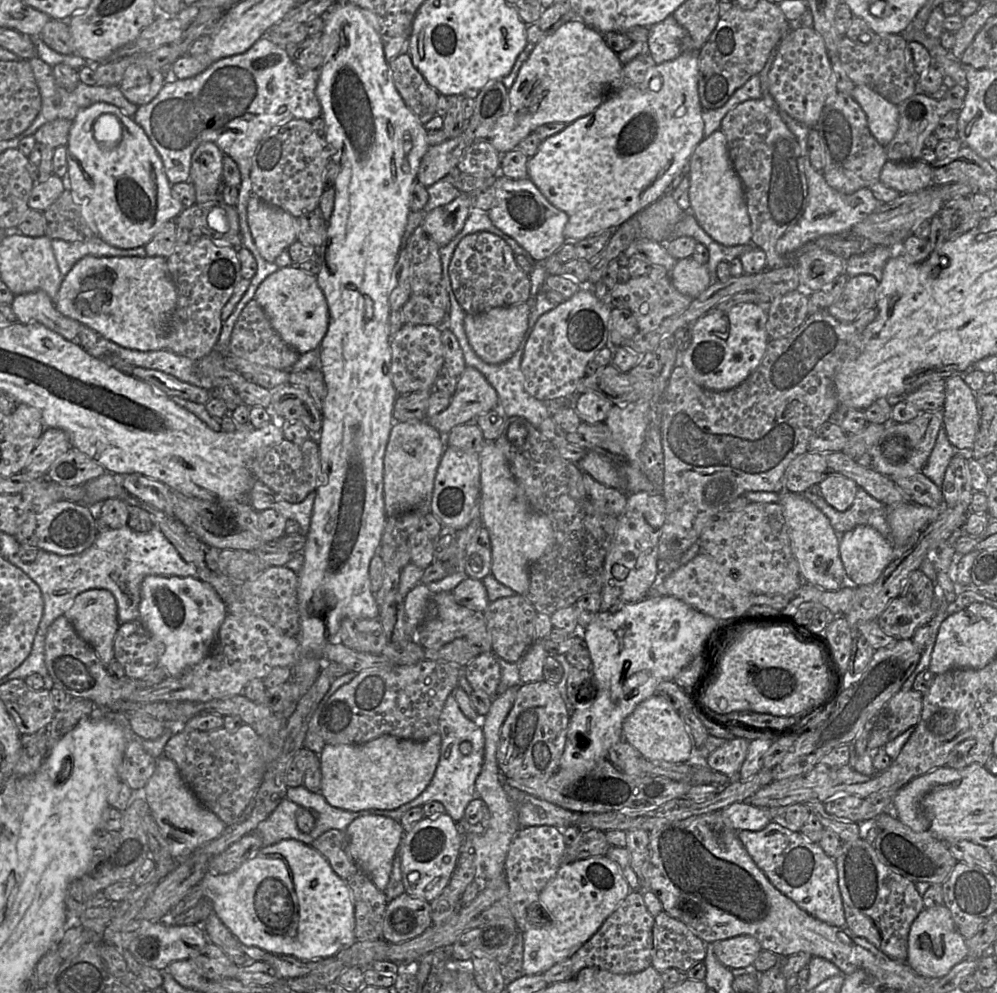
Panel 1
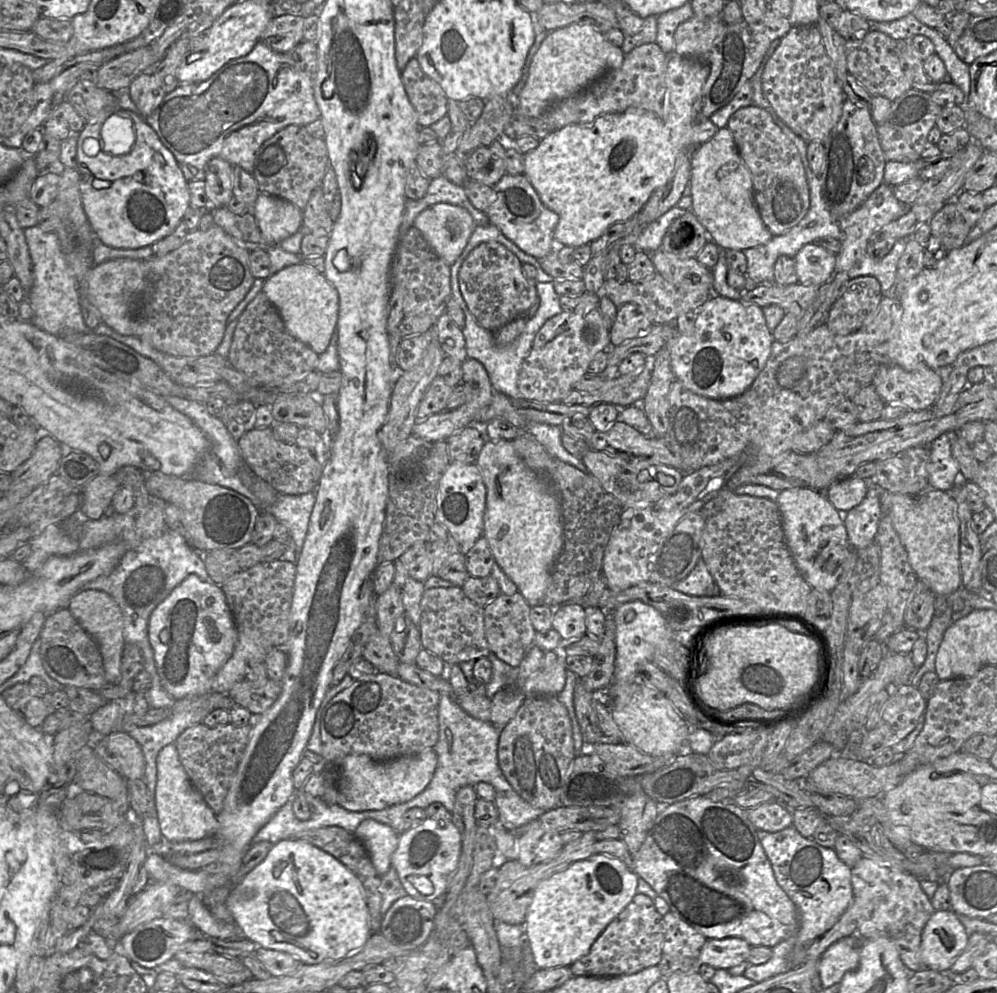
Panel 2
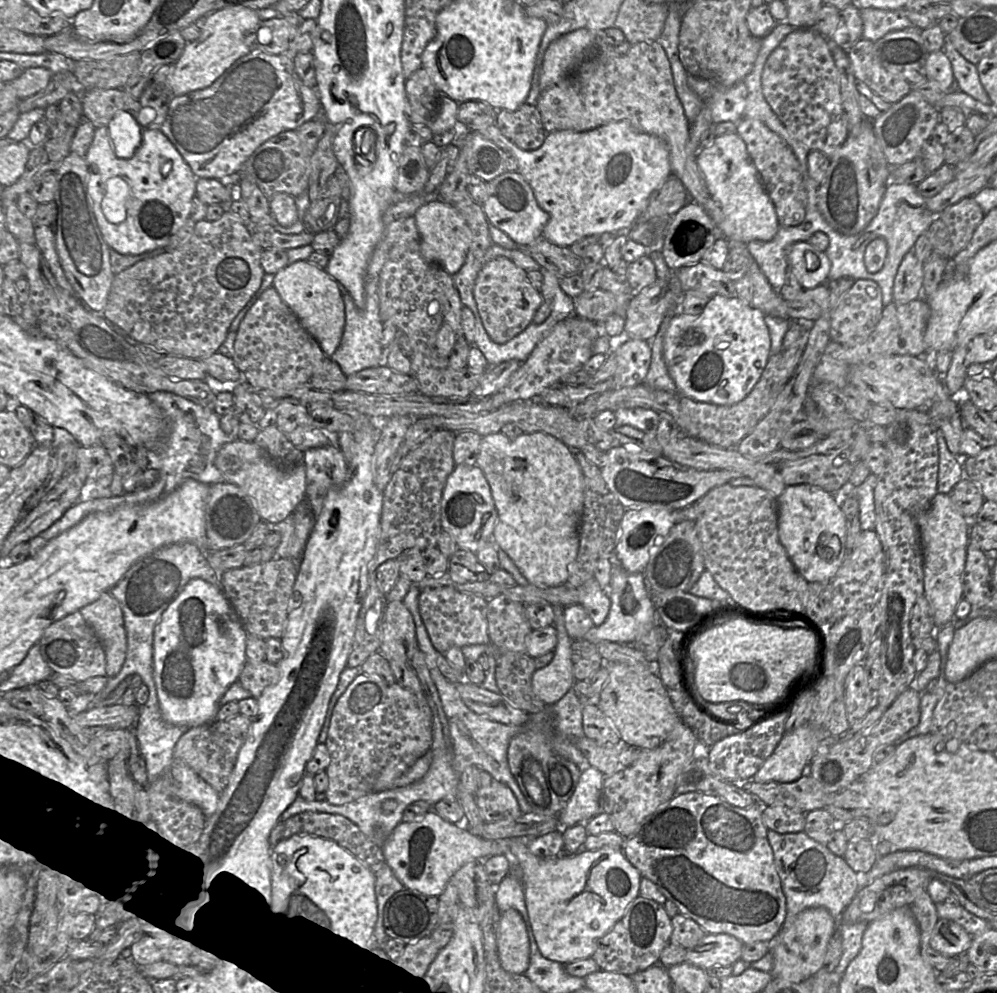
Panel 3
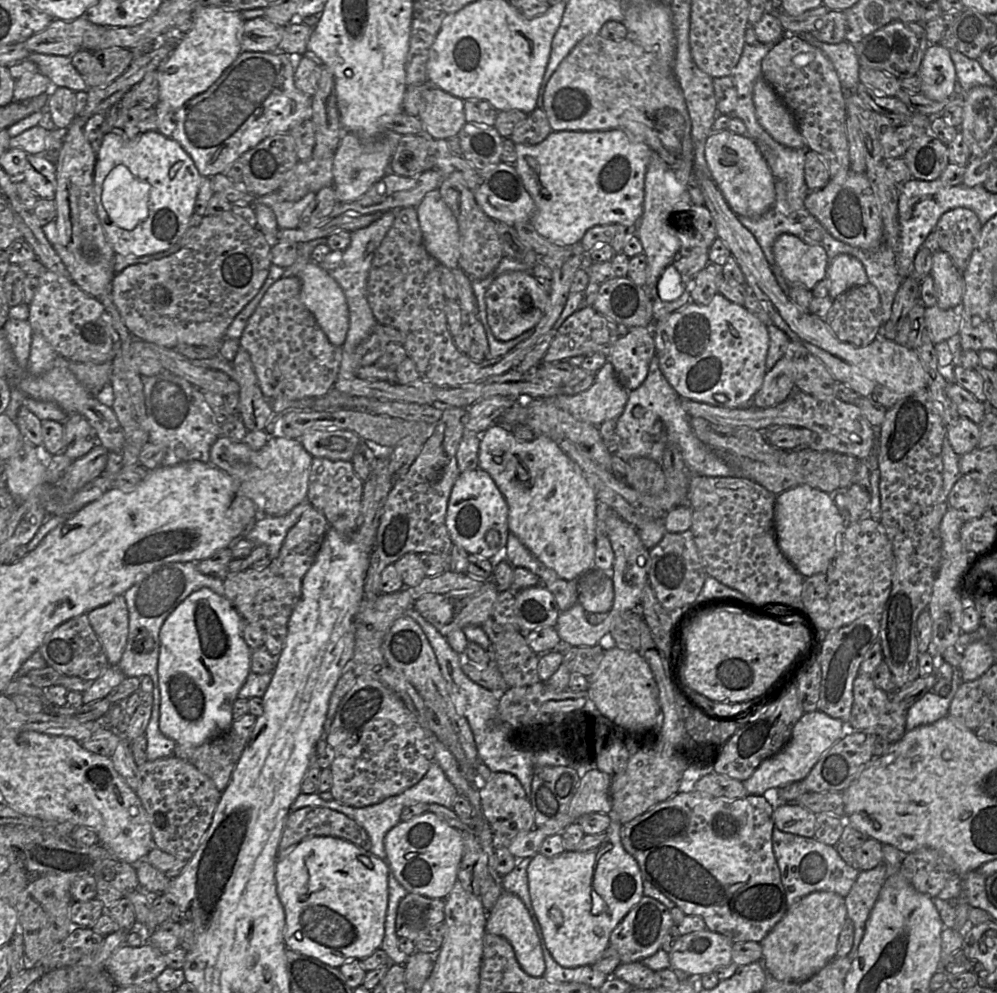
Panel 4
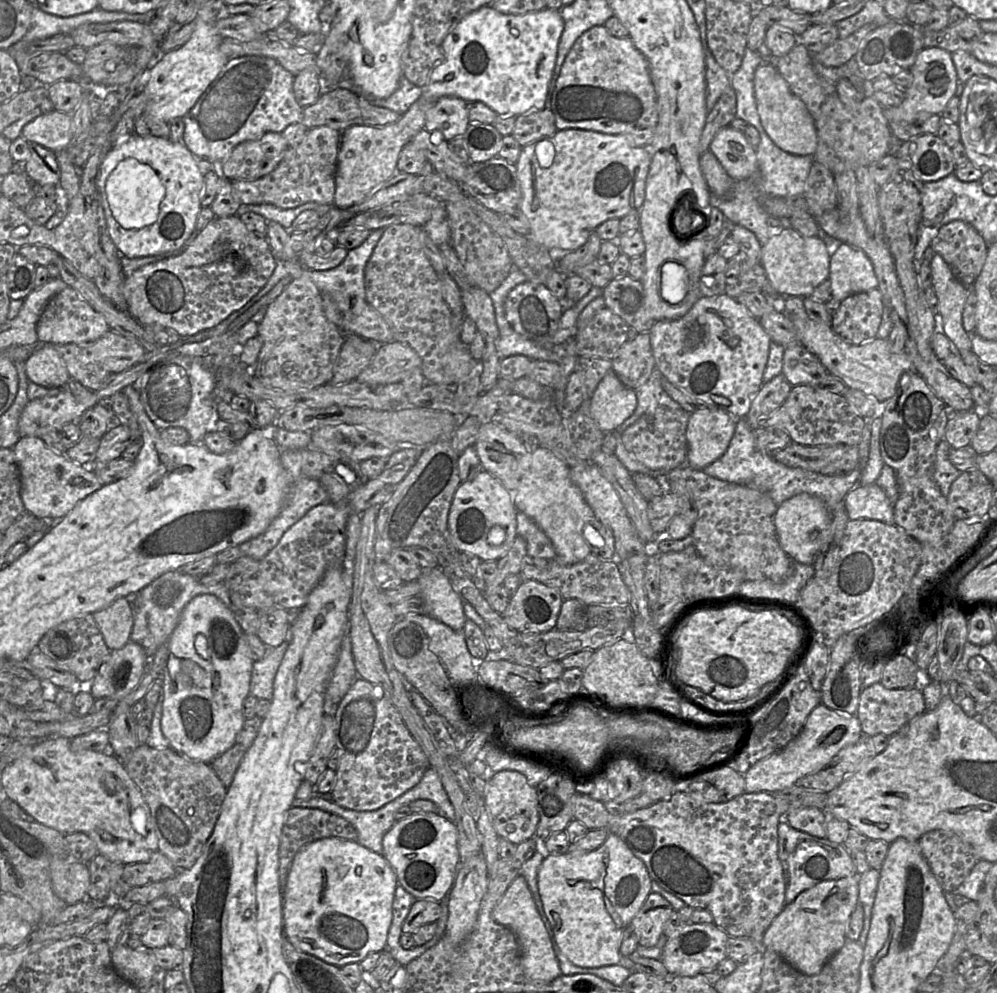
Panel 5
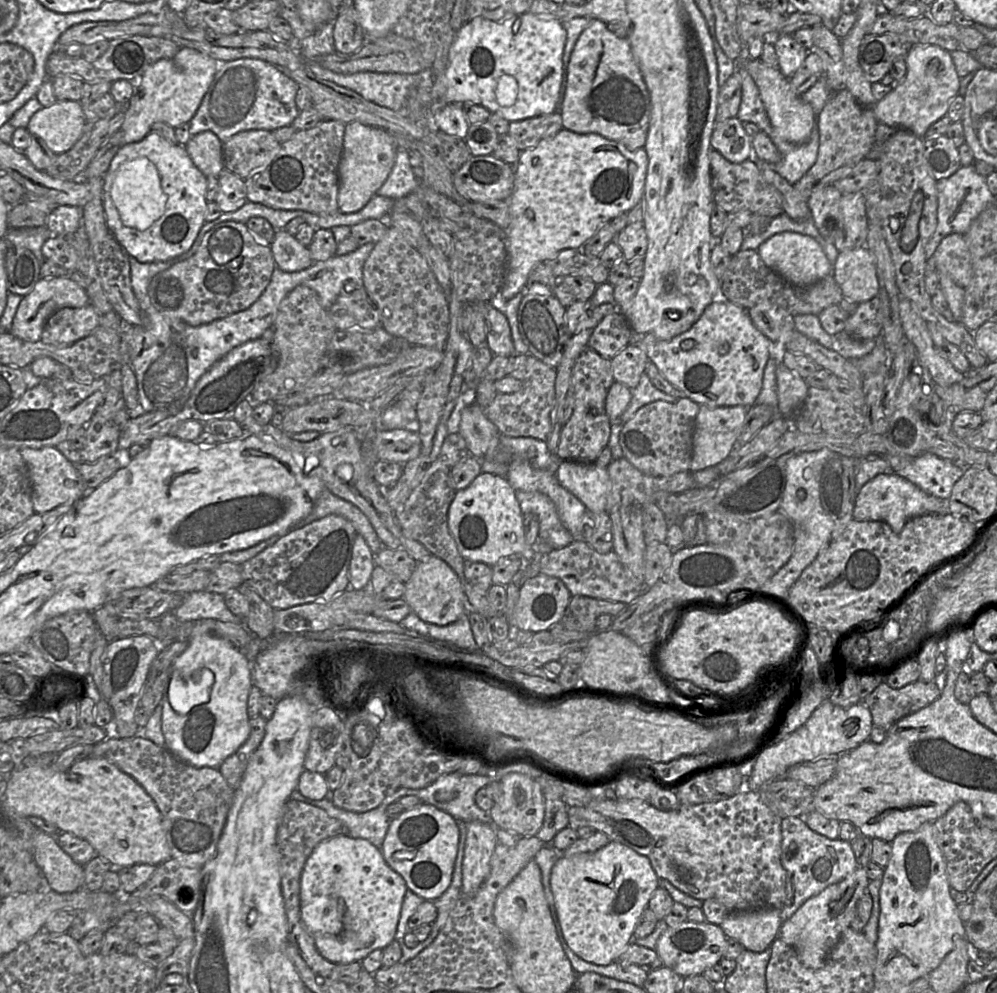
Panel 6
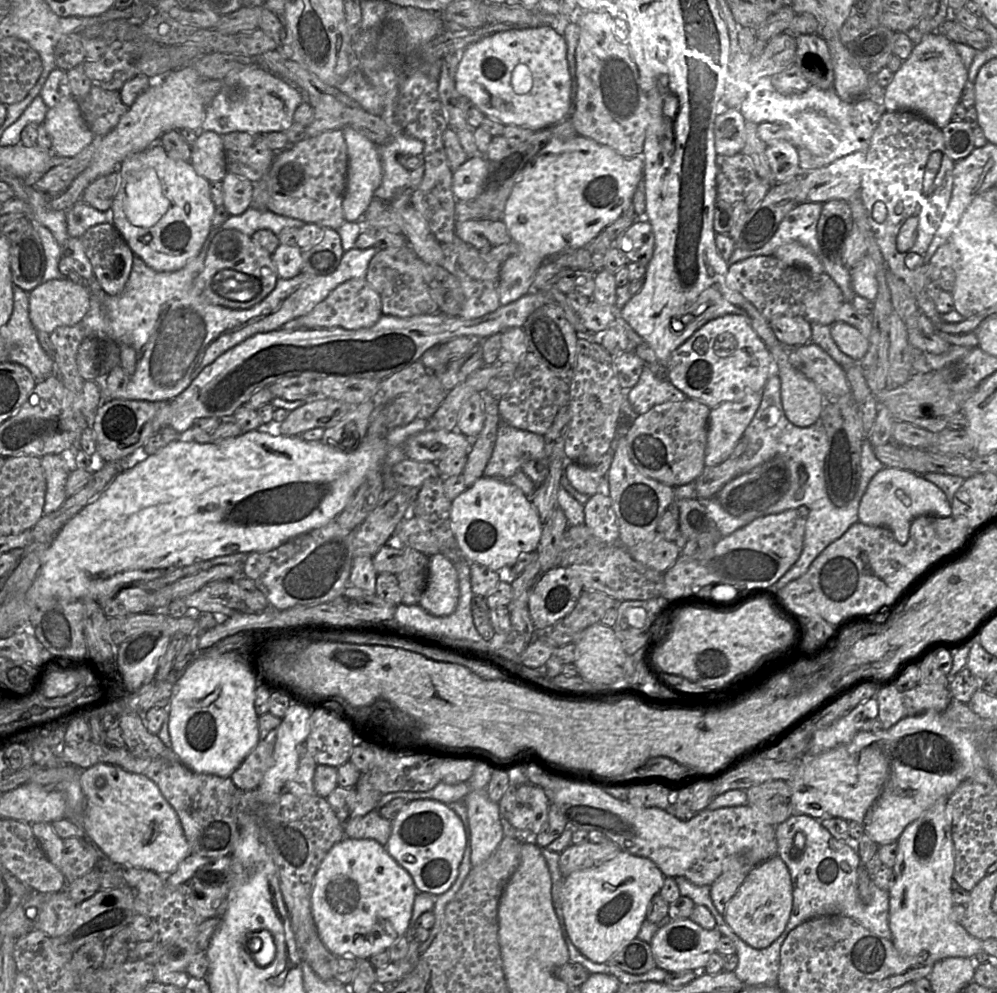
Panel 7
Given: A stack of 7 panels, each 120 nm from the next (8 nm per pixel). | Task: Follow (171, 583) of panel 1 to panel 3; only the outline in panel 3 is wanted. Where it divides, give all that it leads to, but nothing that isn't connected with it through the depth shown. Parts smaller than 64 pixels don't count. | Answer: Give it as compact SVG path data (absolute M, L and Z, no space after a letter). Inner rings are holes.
M191 579L154 628L153 663L164 719L192 728L215 720L220 700L246 664L246 638L240 620L218 586Z

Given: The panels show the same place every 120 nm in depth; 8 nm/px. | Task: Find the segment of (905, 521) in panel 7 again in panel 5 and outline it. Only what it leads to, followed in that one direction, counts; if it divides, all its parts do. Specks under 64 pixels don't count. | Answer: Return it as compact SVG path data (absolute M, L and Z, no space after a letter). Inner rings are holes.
M878 484L857 485L844 498L844 506L850 520L878 520L895 525L894 501Z

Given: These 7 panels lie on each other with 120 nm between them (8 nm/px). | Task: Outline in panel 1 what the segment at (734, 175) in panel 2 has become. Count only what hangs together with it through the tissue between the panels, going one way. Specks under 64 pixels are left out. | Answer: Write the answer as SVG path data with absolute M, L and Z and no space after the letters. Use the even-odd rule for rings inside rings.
M716 130L694 149L689 161L690 212L715 241L725 246L751 243L751 221L744 188L731 162L725 134Z

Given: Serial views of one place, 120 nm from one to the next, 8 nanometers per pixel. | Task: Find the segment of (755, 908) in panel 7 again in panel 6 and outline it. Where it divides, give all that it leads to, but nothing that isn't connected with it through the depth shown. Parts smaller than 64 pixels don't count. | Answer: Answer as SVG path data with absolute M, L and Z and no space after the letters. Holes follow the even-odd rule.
M763 908L749 911L728 912L720 924L726 937L733 938L749 951L761 952L770 947L778 937L782 924L780 909Z

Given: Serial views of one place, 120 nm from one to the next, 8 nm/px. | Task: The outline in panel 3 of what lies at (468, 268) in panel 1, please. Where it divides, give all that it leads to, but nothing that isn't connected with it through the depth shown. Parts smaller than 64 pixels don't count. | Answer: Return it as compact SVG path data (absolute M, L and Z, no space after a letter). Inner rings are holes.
M502 256L487 262L479 271L473 295L484 329L498 344L510 341L532 323L542 303L540 291L531 285L527 272Z

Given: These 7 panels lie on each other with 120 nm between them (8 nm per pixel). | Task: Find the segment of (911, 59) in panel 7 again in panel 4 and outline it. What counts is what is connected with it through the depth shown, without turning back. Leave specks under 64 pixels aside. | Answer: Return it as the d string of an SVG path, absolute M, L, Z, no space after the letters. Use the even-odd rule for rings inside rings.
M929 44L915 75L920 78L920 93L925 97L942 101L953 94L956 72L947 48Z

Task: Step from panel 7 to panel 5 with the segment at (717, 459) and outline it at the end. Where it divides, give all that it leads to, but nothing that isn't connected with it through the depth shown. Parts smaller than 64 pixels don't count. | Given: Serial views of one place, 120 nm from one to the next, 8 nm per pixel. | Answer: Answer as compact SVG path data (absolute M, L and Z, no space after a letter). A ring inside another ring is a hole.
M701 407L692 413L687 425L687 464L703 470L726 452L736 429L737 419L728 412Z

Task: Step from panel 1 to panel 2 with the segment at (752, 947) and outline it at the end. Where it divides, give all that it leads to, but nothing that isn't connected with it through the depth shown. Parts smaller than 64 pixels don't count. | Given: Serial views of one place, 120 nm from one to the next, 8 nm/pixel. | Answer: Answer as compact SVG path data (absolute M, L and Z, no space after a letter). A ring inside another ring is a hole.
M737 937L706 939L697 964L728 971L747 960L751 947L745 940Z

